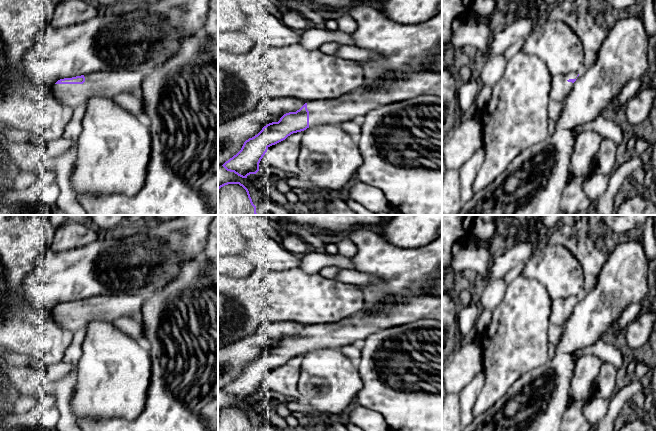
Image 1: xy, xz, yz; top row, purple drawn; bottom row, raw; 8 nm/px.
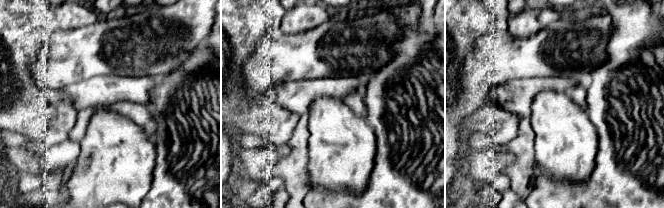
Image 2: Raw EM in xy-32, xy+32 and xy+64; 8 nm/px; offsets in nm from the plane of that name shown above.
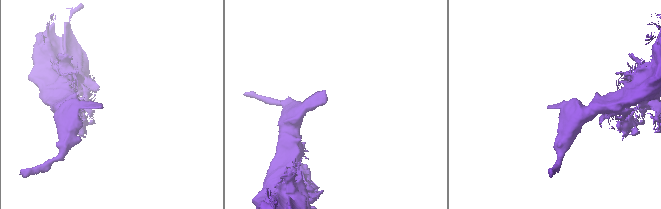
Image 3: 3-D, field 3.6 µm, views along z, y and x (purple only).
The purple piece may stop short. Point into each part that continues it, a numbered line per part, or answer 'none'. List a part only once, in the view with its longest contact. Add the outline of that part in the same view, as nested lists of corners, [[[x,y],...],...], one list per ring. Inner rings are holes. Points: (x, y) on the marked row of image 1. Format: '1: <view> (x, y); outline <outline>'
1: xy (110, 84); outline [[[99,71],[84,77],[83,84],[52,84],[49,89],[57,99],[74,109],[95,96],[114,98],[131,93],[141,97],[146,75],[137,71]]]

